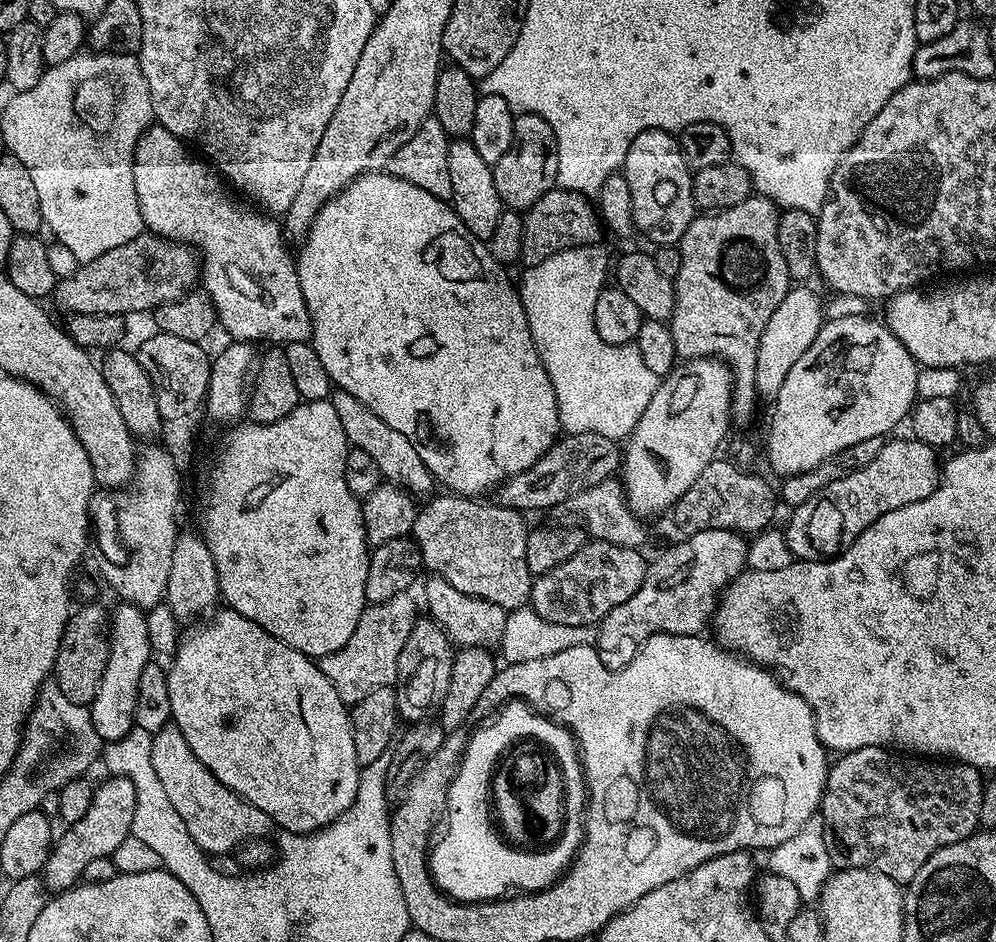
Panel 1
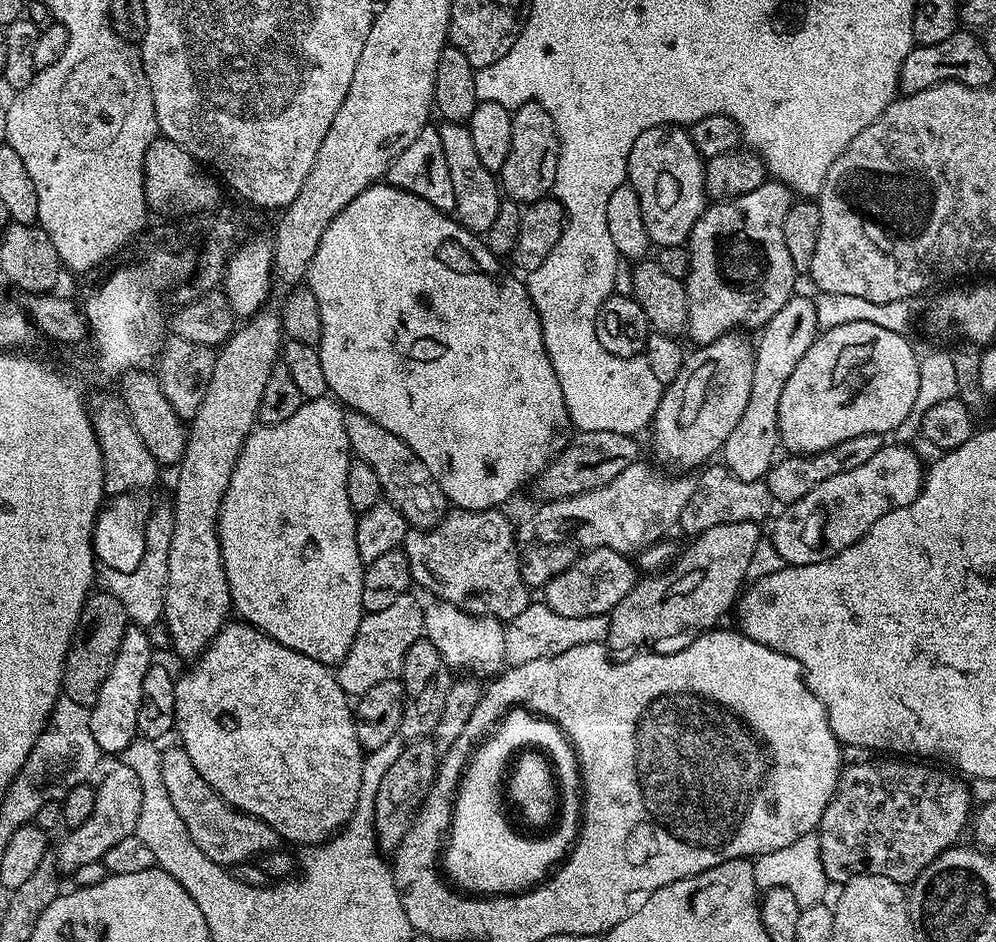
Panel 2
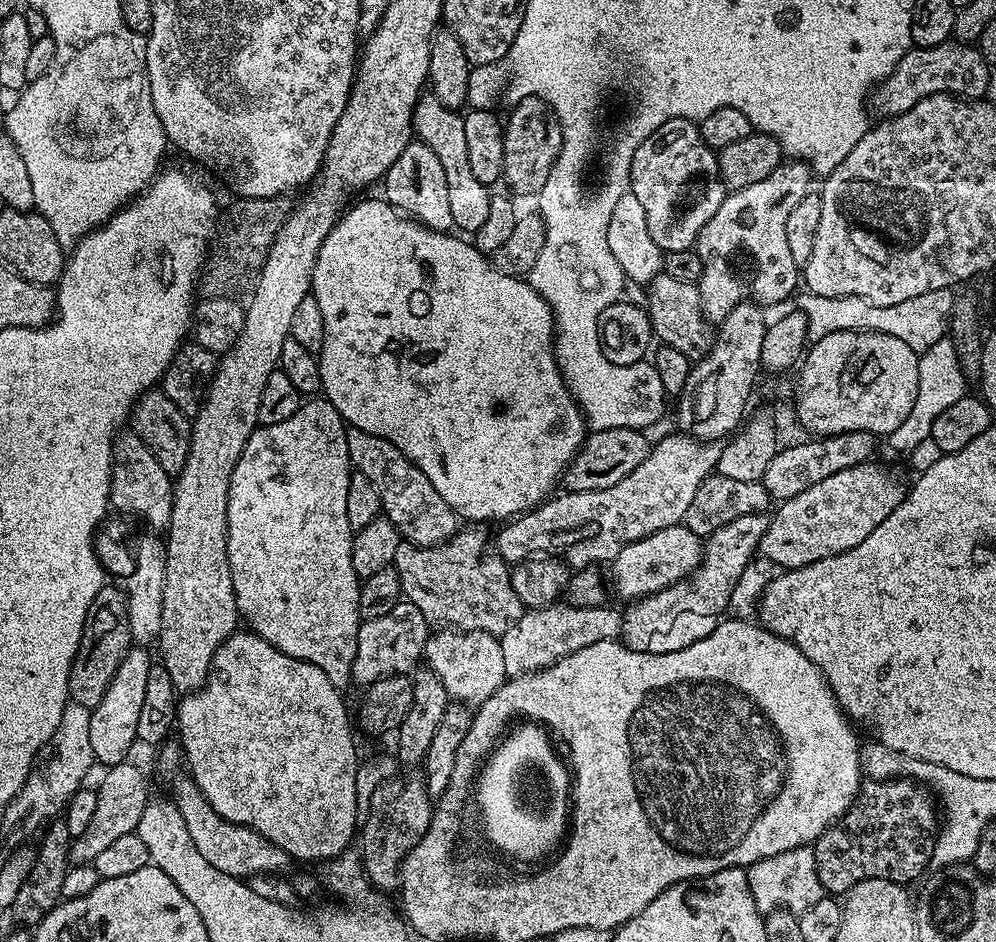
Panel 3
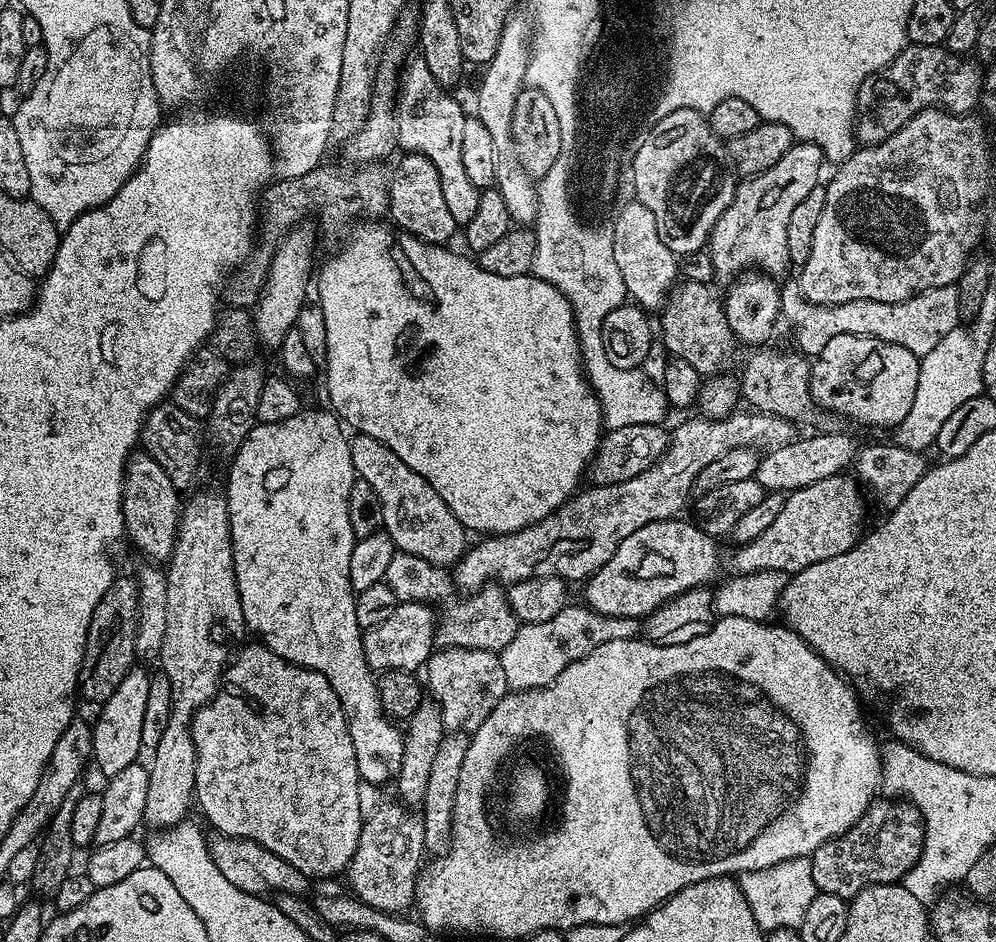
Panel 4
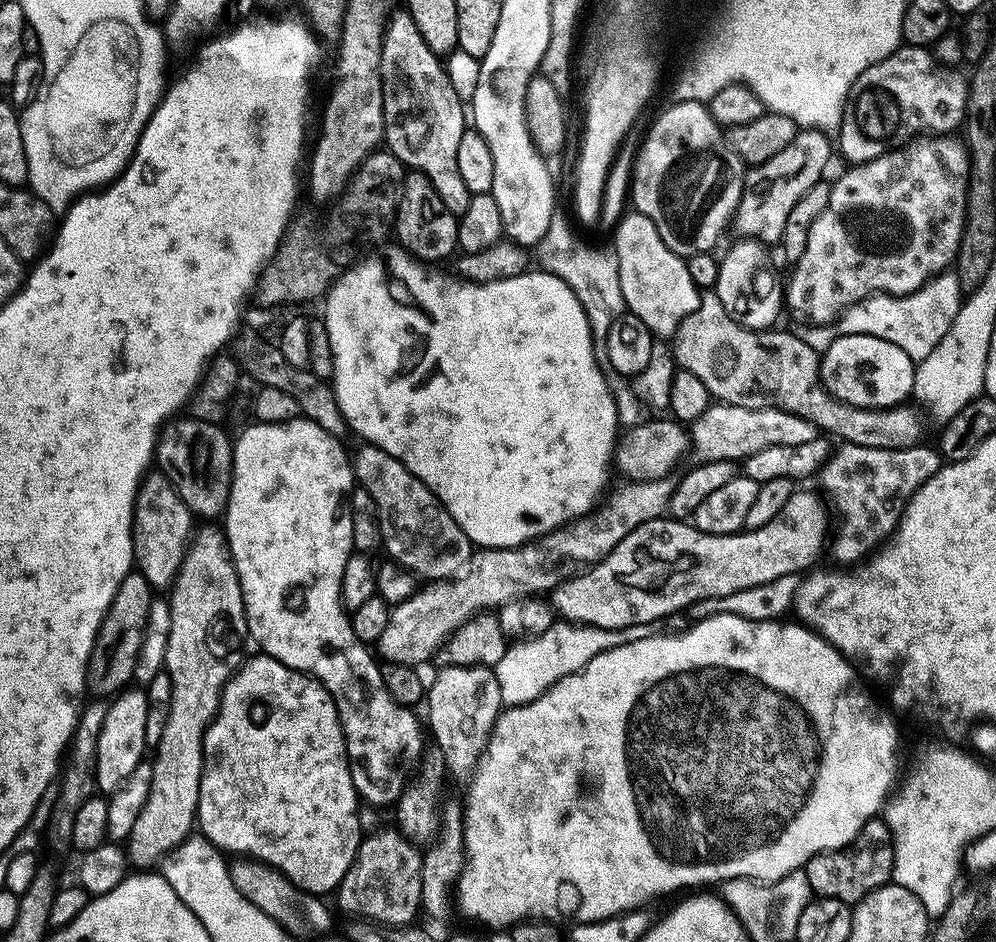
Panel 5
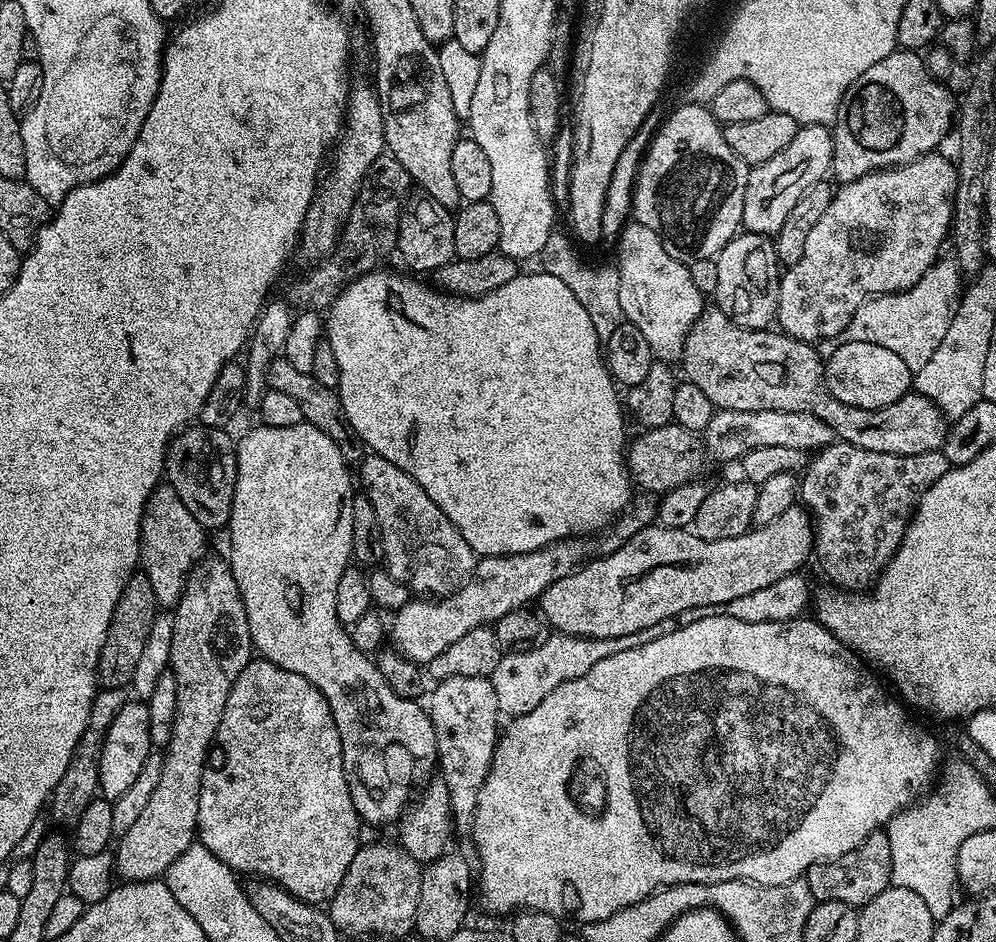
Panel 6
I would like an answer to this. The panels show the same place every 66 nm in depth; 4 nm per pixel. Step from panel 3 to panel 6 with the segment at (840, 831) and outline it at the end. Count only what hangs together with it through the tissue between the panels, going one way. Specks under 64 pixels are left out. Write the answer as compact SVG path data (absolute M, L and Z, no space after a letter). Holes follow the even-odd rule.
M887 831L873 832L857 848L842 854L836 860L823 860L820 864L812 864L808 867L806 879L813 901L846 902L855 909L870 903L892 884L892 859Z

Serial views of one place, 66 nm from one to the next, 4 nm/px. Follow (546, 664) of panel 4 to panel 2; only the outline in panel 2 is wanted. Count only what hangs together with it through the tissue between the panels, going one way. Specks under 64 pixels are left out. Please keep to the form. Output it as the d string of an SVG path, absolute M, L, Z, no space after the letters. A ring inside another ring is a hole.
M529 602L526 610L518 614L518 618L506 624L506 661L515 666L548 660L554 654L572 652L574 646L583 644L604 644L608 639L608 616L591 616L590 618L565 618L562 614L554 614L550 606L543 602Z

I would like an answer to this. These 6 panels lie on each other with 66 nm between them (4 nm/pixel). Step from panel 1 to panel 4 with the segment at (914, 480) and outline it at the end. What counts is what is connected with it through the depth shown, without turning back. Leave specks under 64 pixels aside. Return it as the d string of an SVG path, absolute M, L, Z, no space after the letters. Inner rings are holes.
M848 474L822 478L822 482L814 482L814 486L787 493L782 511L778 518L774 518L773 524L758 534L754 542L746 542L735 549L732 572L780 570L791 574L855 548L862 535L864 500L866 496L861 485Z

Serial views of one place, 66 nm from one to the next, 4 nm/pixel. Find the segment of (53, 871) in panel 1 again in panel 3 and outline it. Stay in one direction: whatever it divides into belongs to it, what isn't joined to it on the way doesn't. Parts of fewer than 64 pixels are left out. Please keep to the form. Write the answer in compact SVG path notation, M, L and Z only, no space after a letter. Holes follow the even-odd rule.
M133 762L113 764L100 780L100 788L96 792L98 807L94 810L94 818L90 827L82 835L73 839L69 849L69 861L78 864L91 864L98 853L109 848L115 840L136 831L138 822L142 818L142 810L146 810L150 793L148 793L148 780L144 772Z

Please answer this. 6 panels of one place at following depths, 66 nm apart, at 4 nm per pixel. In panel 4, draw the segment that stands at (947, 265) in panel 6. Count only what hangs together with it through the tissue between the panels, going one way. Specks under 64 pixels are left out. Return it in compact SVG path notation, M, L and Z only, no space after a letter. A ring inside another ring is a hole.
M797 277L785 279L780 288L781 317L792 326L797 349L807 357L815 358L826 342L838 334L858 334L882 338L895 345L906 346L911 353L922 357L956 328L960 322L958 296L955 285L932 287L900 303L874 302L868 299L838 304L811 303L801 293Z

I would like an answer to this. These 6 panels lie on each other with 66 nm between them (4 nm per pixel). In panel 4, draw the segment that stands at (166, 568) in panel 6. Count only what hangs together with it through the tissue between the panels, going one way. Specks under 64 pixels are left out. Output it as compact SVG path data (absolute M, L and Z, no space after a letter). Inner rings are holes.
M140 450L129 456L128 465L124 468L124 485L122 486L122 510L124 511L124 530L127 539L132 539L132 544L144 556L149 556L149 561L164 562L172 555L174 542L178 534L180 525L180 510L182 507L181 493L170 482L170 477L166 475L166 470L154 462L154 458L147 452Z

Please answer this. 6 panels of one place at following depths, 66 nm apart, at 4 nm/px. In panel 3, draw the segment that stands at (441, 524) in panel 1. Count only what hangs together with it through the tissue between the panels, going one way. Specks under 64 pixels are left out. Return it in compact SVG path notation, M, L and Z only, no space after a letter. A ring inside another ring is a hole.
M461 527L456 535L451 536L445 544L439 544L437 548L420 548L416 544L402 542L398 546L398 554L394 554L391 567L398 574L403 599L418 606L418 610L422 610L429 622L440 619L444 623L441 625L461 633L489 632L491 636L499 638L506 630L510 630L510 626L514 626L514 622L518 622L518 618L522 618L526 609L518 594L514 594L509 565L499 555L491 551L484 552L490 548L490 536L480 528L483 527Z

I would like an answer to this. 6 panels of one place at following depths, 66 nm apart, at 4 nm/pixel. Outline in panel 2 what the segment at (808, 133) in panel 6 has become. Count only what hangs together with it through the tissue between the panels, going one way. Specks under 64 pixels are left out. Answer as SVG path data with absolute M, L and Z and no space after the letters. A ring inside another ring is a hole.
M765 182L762 186L758 186L758 190L754 190L750 194L742 194L733 200L709 203L705 207L704 213L698 218L698 222L694 222L686 241L686 247L690 254L690 274L688 279L684 281L684 289L688 299L688 327L686 332L689 337L692 335L693 345L709 344L733 330L763 329L764 324L770 322L770 318L774 318L774 314L778 314L778 310L782 310L782 306L786 306L788 299L797 291L798 273L794 262L790 262L790 249L786 247L786 234L782 234L784 215L793 203L794 193L792 189L779 182Z

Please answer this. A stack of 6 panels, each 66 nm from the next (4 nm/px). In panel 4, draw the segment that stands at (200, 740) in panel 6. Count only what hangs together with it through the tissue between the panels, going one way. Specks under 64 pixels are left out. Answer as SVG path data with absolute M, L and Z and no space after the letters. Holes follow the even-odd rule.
M223 491L195 492L191 493L193 496L189 500L187 497L183 501L174 550L166 561L168 578L168 585L166 586L166 638L162 638L158 668L159 671L166 674L166 678L170 678L172 713L170 714L170 722L166 722L166 730L162 733L162 739L158 741L158 746L151 749L152 764L147 765L148 785L146 786L143 823L145 825L150 824L150 828L154 830L173 828L175 824L181 823L187 817L184 815L187 814L188 807L193 807L196 794L196 751L192 737L192 719L199 708L211 704L213 698L216 697L222 684L224 670L230 663L230 657L237 645L241 643L239 640L246 636L242 602L234 574L227 495Z

